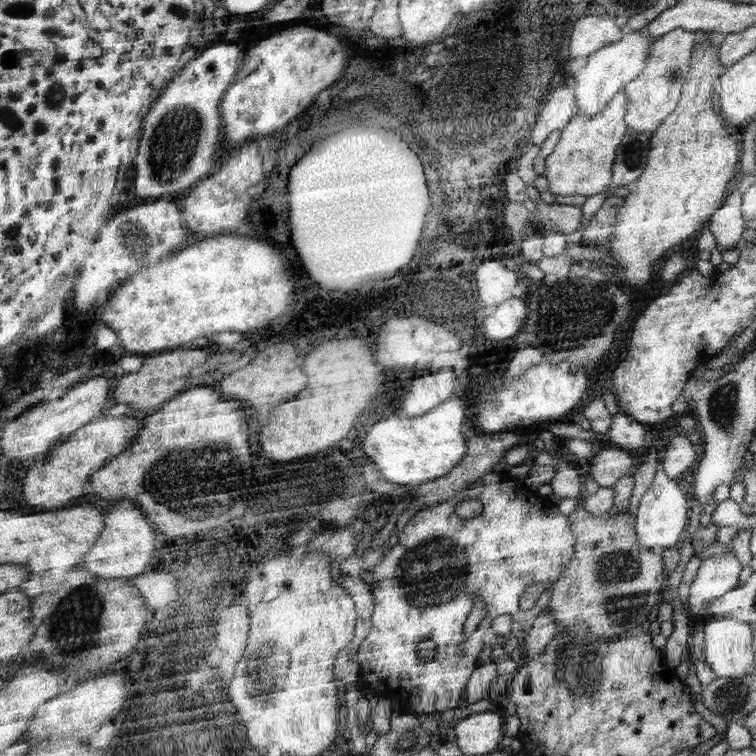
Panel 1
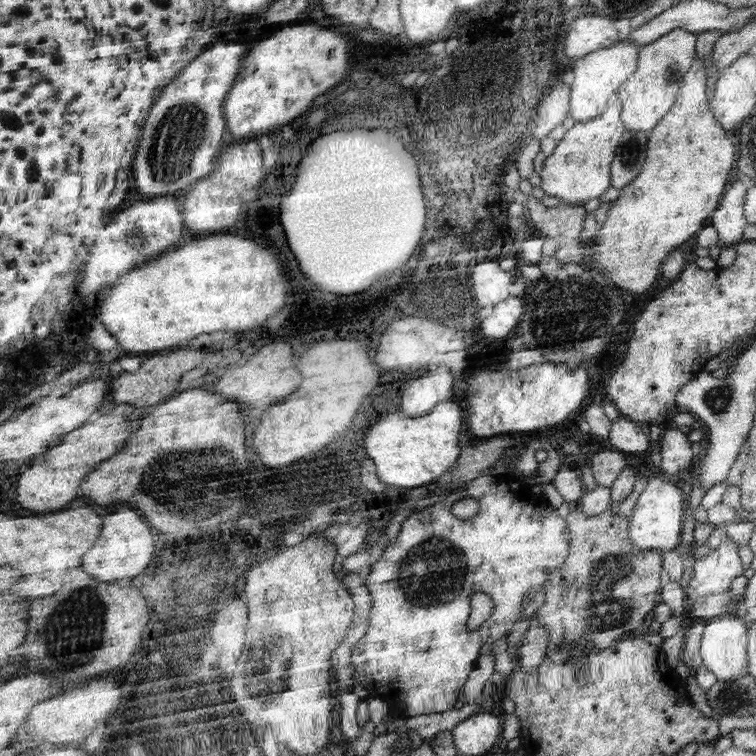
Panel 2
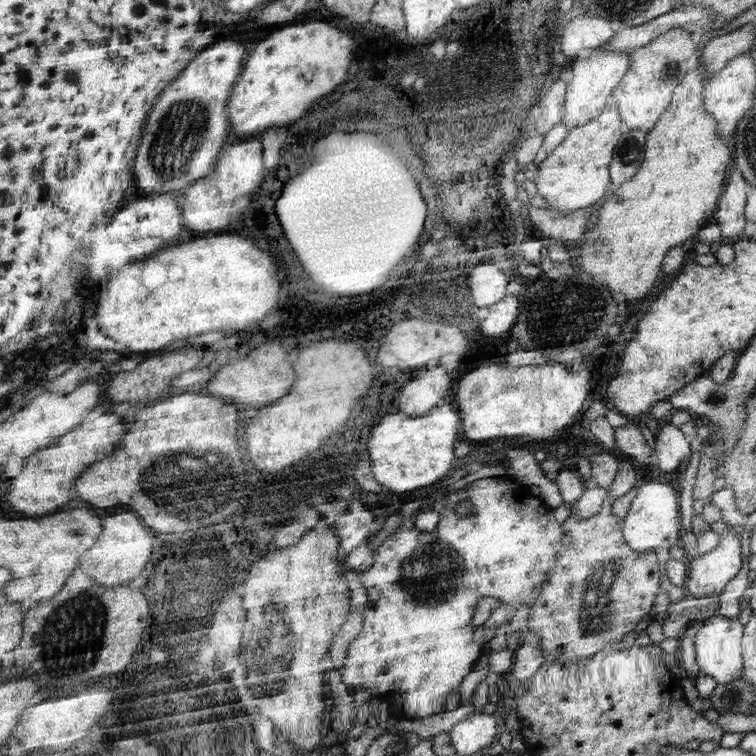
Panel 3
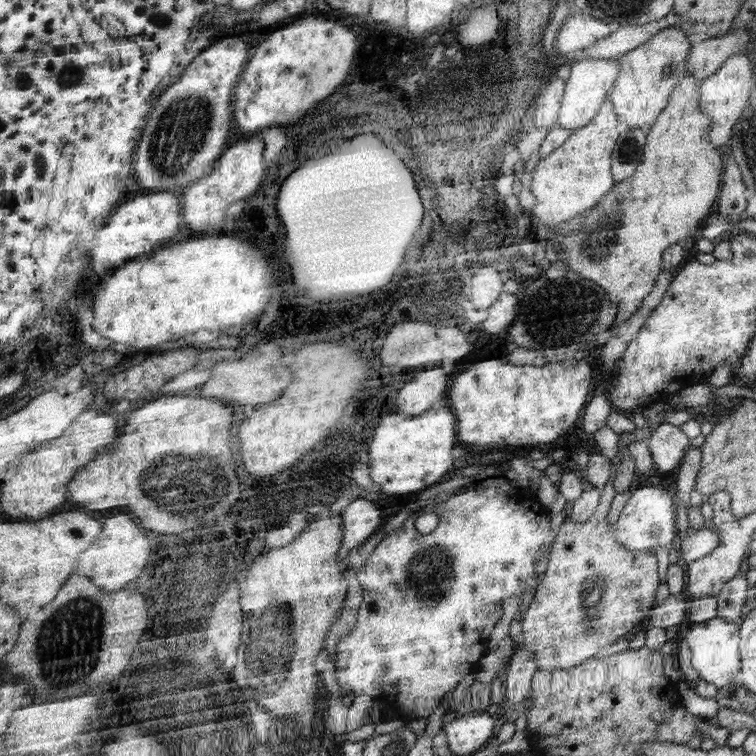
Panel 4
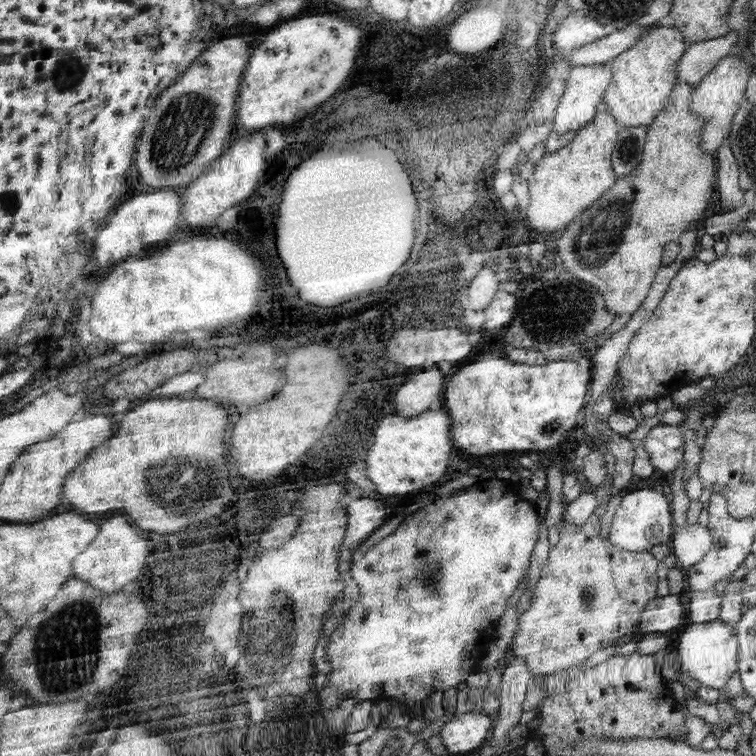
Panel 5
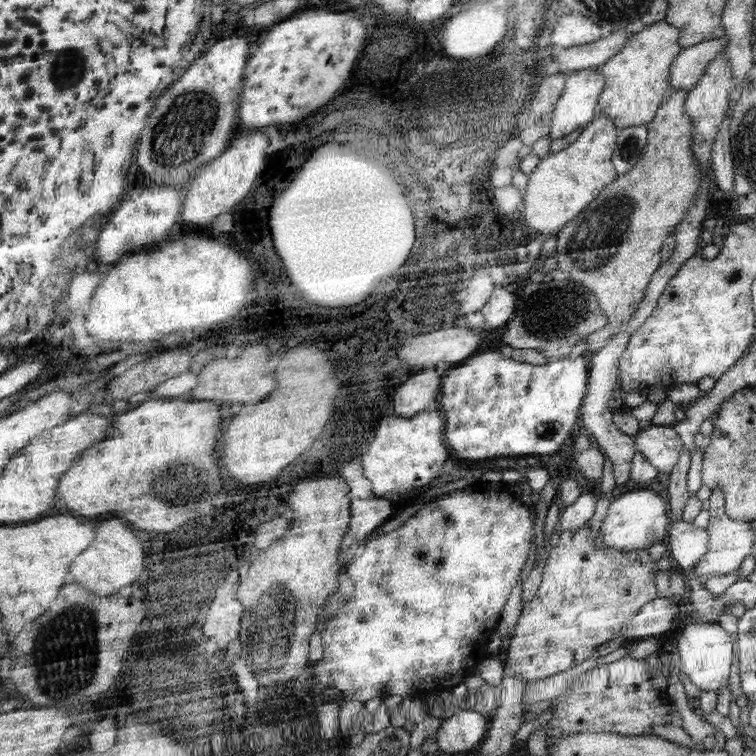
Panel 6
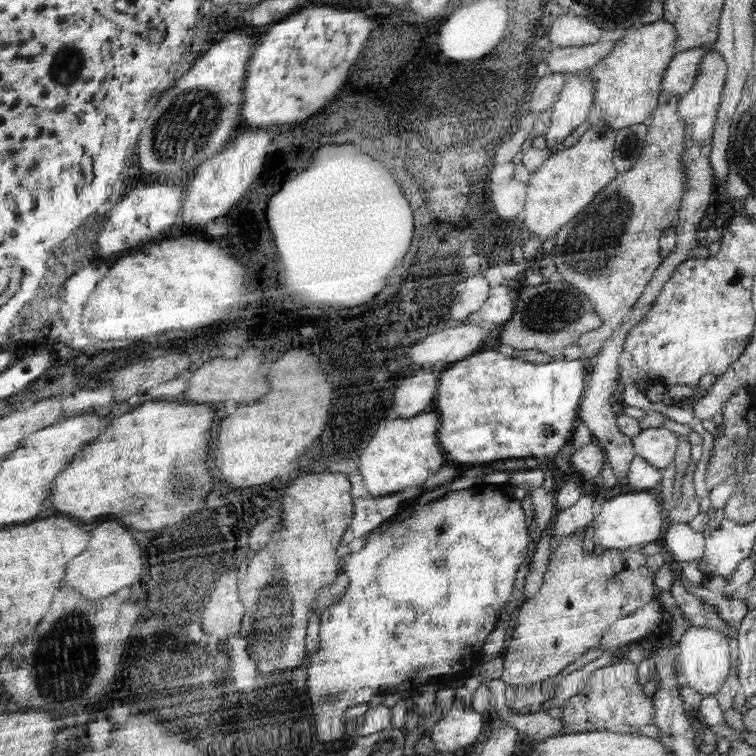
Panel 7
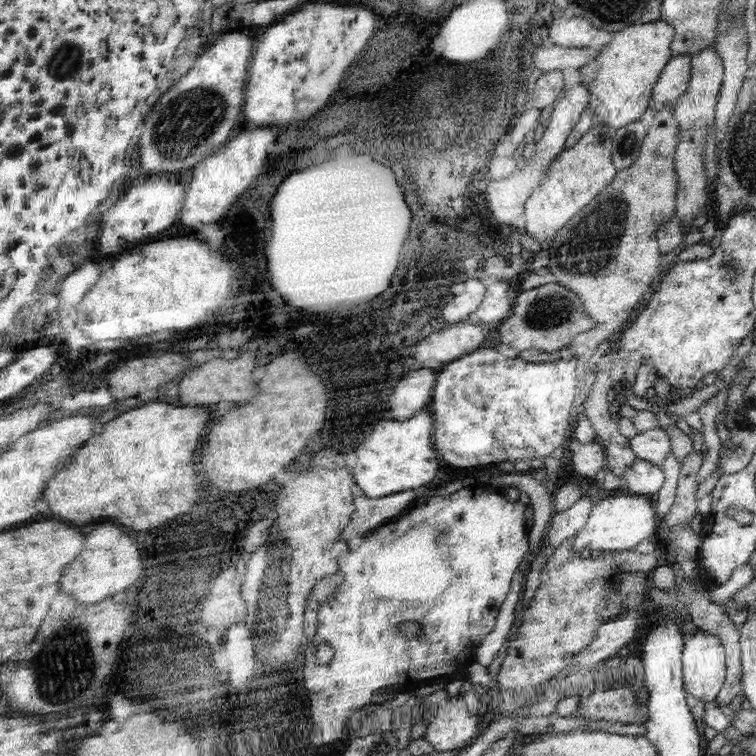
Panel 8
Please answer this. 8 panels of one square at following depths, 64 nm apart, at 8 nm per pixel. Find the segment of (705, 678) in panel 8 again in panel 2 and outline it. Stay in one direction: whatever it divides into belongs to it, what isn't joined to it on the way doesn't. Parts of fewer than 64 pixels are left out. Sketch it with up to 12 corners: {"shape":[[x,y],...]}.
{"shape":[[709,618],[701,634],[701,668],[717,682],[745,670],[747,624]]}

